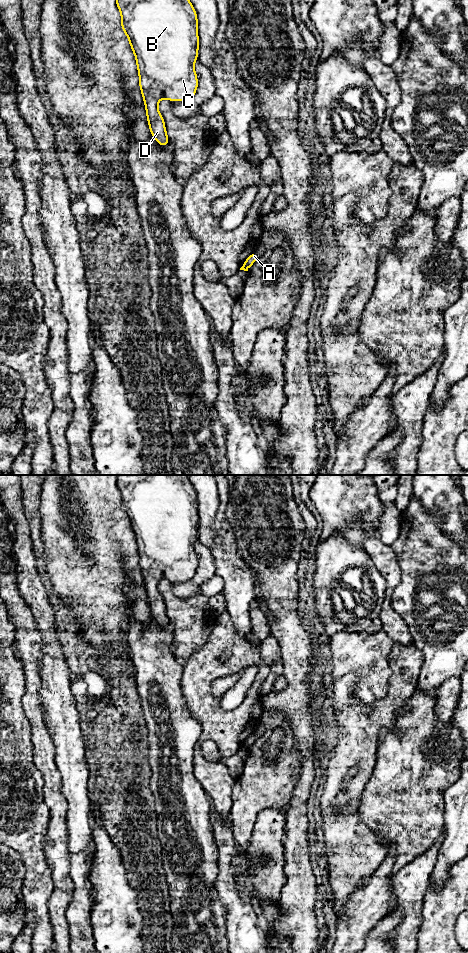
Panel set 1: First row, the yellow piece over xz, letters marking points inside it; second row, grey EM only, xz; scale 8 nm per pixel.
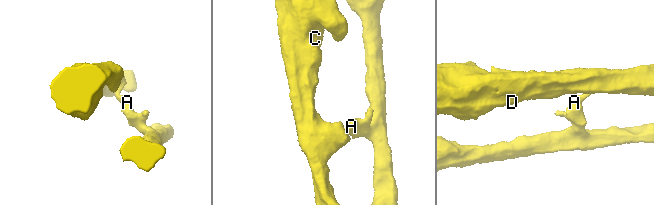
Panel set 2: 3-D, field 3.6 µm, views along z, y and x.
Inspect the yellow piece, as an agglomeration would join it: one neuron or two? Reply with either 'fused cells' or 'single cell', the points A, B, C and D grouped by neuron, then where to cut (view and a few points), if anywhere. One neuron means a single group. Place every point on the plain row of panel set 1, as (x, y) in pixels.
fused cells; A / B C D; cut in xz along (244, 743), (248, 748)

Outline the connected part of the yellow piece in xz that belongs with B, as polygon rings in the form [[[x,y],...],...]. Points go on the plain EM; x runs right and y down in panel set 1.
[[[116,475],[116,484],[121,494],[121,507],[136,538],[150,612],[164,627],[169,619],[158,582],[163,578],[190,580],[198,567],[194,549],[199,529],[196,491],[187,475]]]

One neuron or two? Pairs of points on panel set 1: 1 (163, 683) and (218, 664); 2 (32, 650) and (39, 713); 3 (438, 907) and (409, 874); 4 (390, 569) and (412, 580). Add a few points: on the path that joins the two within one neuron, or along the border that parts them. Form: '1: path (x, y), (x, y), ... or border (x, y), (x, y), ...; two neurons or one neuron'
1: border (182, 668), (180, 688), (185, 700); two neurons
2: path (32, 666), (32, 697); one neuron
3: border (430, 885), (425, 894), (422, 916); two neurons
4: border (394, 552), (400, 568), (400, 582), (391, 595); two neurons

